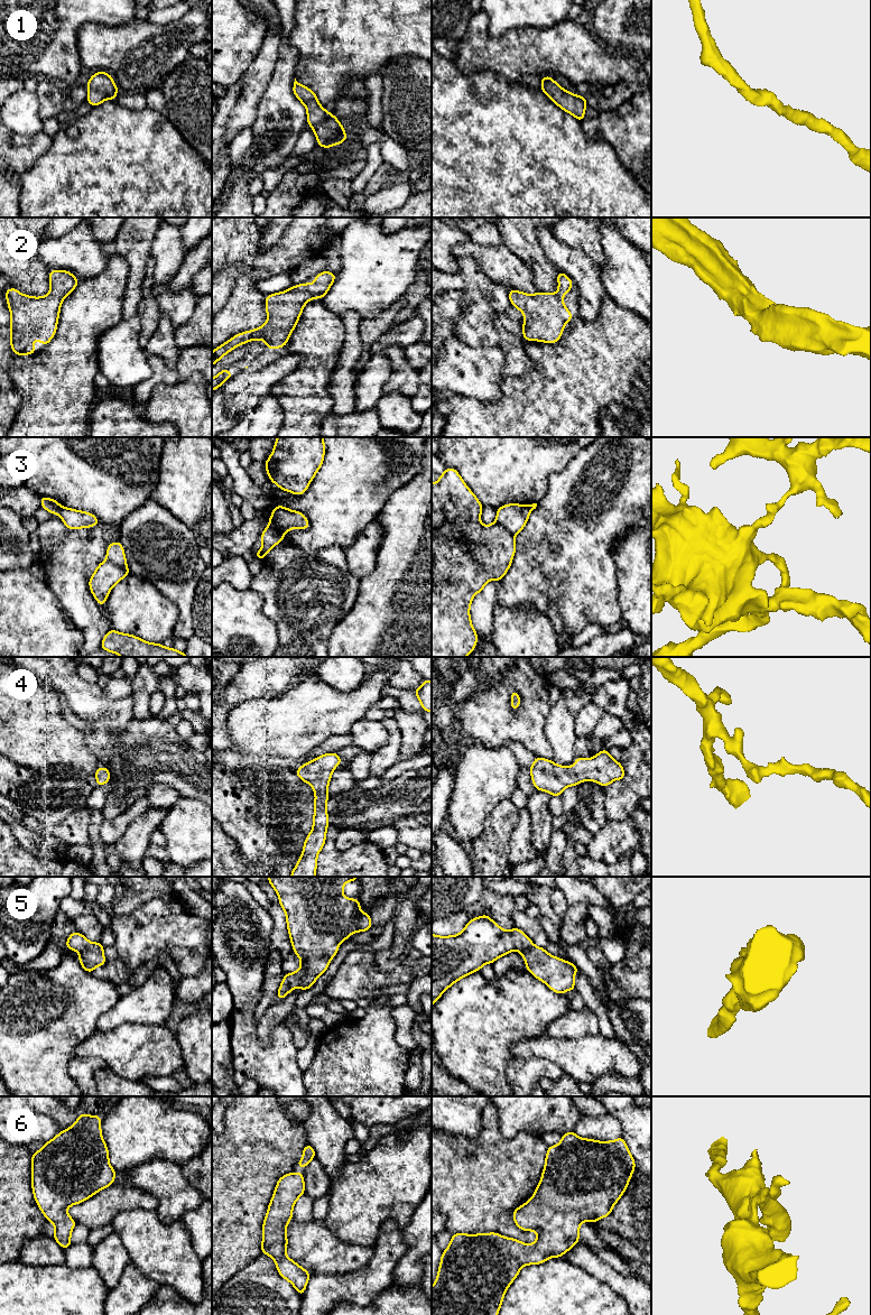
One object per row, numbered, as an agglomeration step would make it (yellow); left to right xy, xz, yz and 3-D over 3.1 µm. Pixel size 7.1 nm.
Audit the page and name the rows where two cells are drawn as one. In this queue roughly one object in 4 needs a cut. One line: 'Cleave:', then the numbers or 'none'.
Cleave: 3

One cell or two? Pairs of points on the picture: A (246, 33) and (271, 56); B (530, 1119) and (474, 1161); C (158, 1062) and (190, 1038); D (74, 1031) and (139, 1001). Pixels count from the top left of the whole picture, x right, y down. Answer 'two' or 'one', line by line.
A: two
B: two
C: two
D: two

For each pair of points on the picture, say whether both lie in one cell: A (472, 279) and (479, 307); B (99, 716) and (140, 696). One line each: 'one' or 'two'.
A: one
B: two

